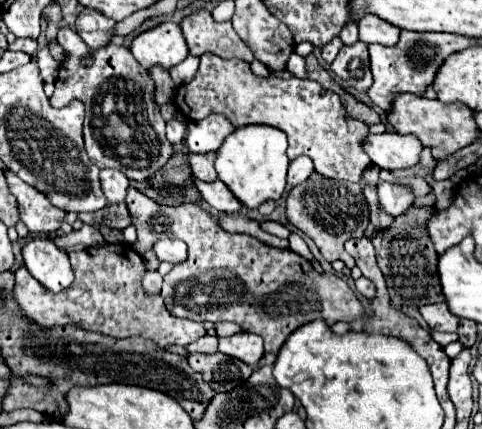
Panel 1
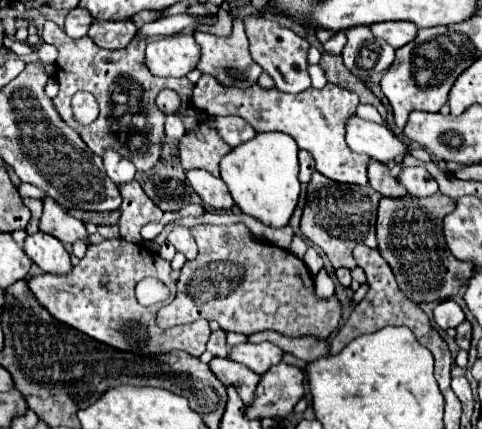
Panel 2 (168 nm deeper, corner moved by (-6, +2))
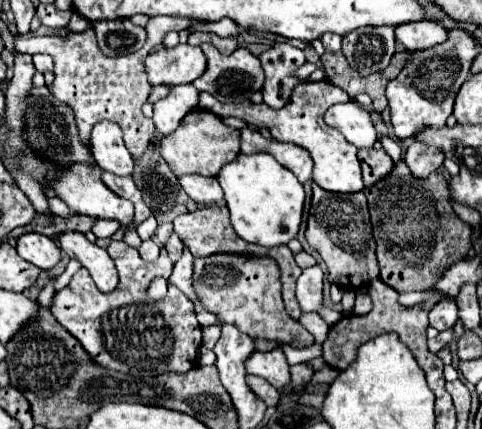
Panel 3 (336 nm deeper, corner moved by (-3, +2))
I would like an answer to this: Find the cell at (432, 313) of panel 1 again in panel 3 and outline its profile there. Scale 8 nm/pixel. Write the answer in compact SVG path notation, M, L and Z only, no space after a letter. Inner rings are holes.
M439 301L435 307L429 311L429 325L435 327L437 331L451 329L457 323L457 305L453 301Z

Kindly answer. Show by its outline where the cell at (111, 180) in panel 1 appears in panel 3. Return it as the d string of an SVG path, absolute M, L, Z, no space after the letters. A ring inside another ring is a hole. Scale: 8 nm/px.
M99 121L99 125L93 127L91 153L103 171L121 177L133 173L133 157L123 145L123 133L119 125L113 125L113 121Z

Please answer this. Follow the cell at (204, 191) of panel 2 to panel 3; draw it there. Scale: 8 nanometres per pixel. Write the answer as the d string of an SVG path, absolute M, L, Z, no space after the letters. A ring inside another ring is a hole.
M183 175L181 187L185 193L201 205L219 205L223 201L223 189L217 177L203 177L203 175Z

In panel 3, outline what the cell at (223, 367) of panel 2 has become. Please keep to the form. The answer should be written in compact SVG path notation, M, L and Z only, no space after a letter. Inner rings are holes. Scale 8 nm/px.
M247 375L245 379L247 379L249 389L251 389L267 407L277 405L277 401L279 401L279 391L277 391L271 383L267 383L263 377L255 377L255 375Z

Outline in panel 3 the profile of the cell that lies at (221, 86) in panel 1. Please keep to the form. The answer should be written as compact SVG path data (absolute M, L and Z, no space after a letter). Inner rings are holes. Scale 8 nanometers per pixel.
M327 79L325 81L319 81L319 83L305 81L305 83L297 85L295 91L291 93L289 103L285 107L281 107L281 109L271 109L265 103L255 105L251 101L219 103L209 93L205 93L205 91L199 93L199 107L201 109L213 111L219 117L233 115L233 117L245 121L253 129L267 127L277 141L295 143L295 145L307 149L311 153L313 163L315 163L315 167L313 167L313 181L319 187L327 189L327 191L335 191L335 193L355 193L355 191L365 189L363 179L361 179L361 167L359 167L359 159L357 159L357 149L351 143L347 143L347 139L337 129L331 129L323 121L323 115L325 115L325 111L331 105L345 103L345 101L349 101L349 95L341 87L333 85Z

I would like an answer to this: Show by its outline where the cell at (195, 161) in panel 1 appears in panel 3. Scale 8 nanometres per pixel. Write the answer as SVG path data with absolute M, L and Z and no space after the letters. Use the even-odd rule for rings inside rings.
M197 109L183 117L175 133L165 135L161 139L161 155L177 177L183 177L189 173L215 177L227 161L233 161L235 155L239 155L239 131L223 125L221 119L211 111Z

